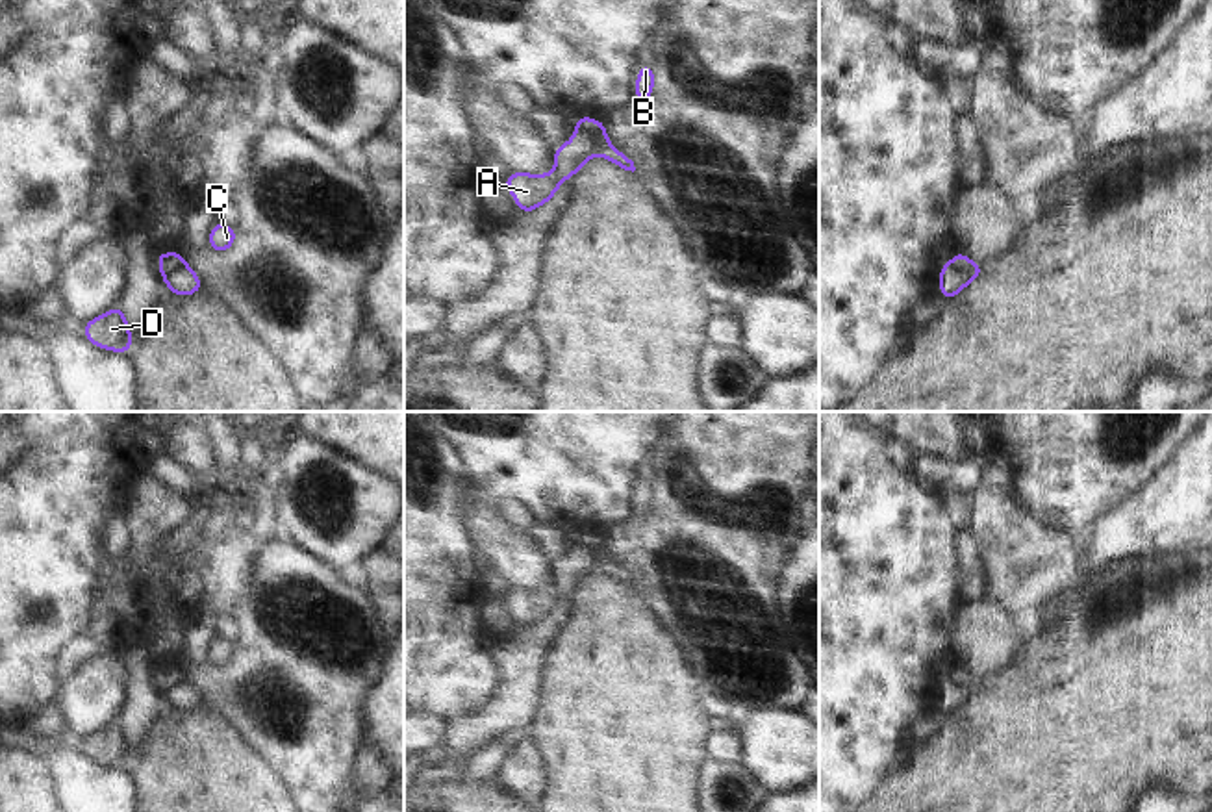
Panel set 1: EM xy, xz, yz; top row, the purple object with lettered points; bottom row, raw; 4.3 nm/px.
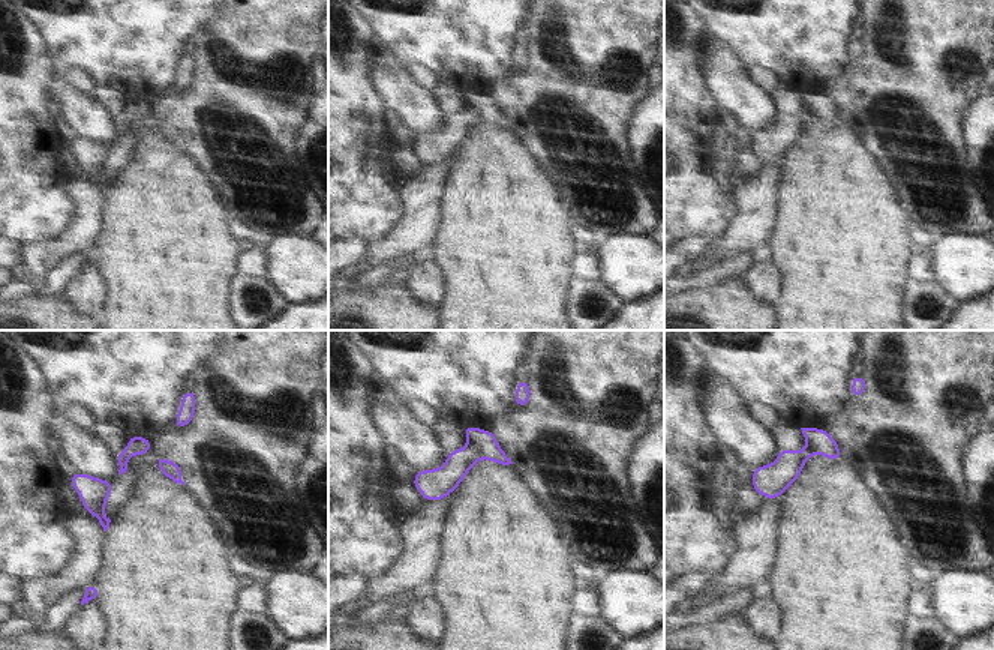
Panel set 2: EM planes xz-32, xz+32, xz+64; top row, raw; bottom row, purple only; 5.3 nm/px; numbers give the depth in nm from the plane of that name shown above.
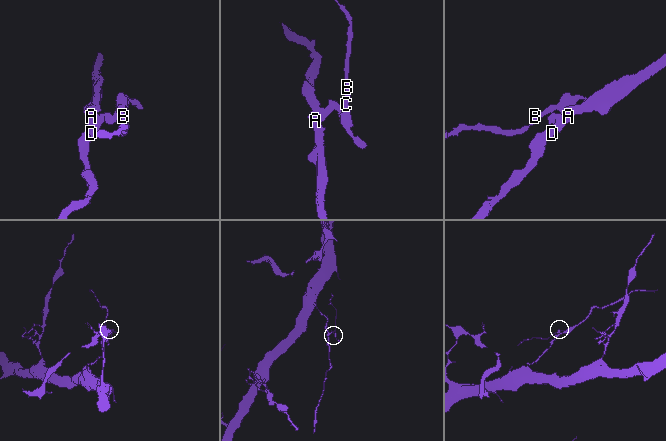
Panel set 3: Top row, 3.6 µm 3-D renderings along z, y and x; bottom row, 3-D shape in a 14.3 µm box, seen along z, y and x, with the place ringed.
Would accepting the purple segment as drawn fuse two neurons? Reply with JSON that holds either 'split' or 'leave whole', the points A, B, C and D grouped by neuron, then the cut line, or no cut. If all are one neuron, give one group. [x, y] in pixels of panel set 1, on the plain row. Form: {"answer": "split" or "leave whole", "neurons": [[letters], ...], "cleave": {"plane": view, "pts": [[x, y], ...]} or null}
{"answer": "split", "neurons": [["A", "D"], ["B", "C"]], "cleave": {"plane": "xz", "pts": [[577, 542], [593, 553], [597, 568]]}}

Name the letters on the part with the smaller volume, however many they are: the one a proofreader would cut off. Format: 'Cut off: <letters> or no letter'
Cut off: B, C

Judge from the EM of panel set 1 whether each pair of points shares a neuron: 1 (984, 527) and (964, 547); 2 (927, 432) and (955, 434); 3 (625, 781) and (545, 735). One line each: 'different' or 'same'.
1: different
2: same
3: same

